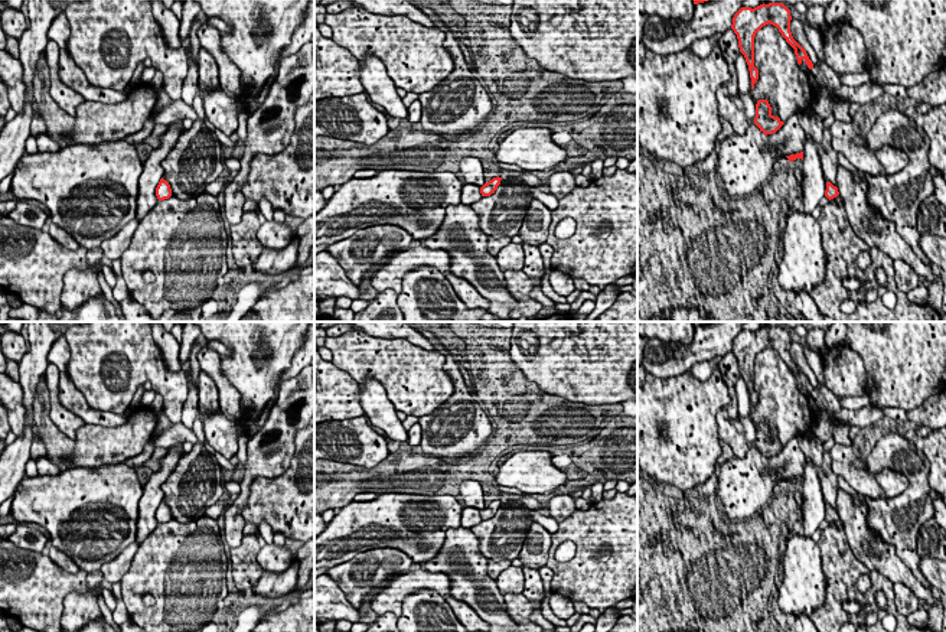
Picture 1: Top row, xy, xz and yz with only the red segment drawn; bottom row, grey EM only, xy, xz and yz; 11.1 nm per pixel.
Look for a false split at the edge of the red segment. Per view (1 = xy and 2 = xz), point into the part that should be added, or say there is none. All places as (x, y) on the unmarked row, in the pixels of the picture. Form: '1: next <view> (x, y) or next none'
1: next none
2: next none

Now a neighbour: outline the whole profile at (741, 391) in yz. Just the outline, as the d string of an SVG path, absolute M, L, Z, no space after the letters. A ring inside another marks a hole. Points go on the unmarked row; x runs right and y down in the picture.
M743 377L738 378L735 384L735 395L737 395L737 411L740 417L751 417L751 401L748 388Z

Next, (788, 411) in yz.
M773 348L763 349L754 359L754 390L759 403L751 423L767 423L772 439L786 446L790 439L808 436L816 420L810 395L797 387L790 368Z

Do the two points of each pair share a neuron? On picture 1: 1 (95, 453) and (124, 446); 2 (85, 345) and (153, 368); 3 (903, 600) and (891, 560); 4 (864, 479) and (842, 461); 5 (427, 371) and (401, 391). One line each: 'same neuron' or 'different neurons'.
1: same neuron
2: same neuron
3: different neurons
4: same neuron
5: same neuron

